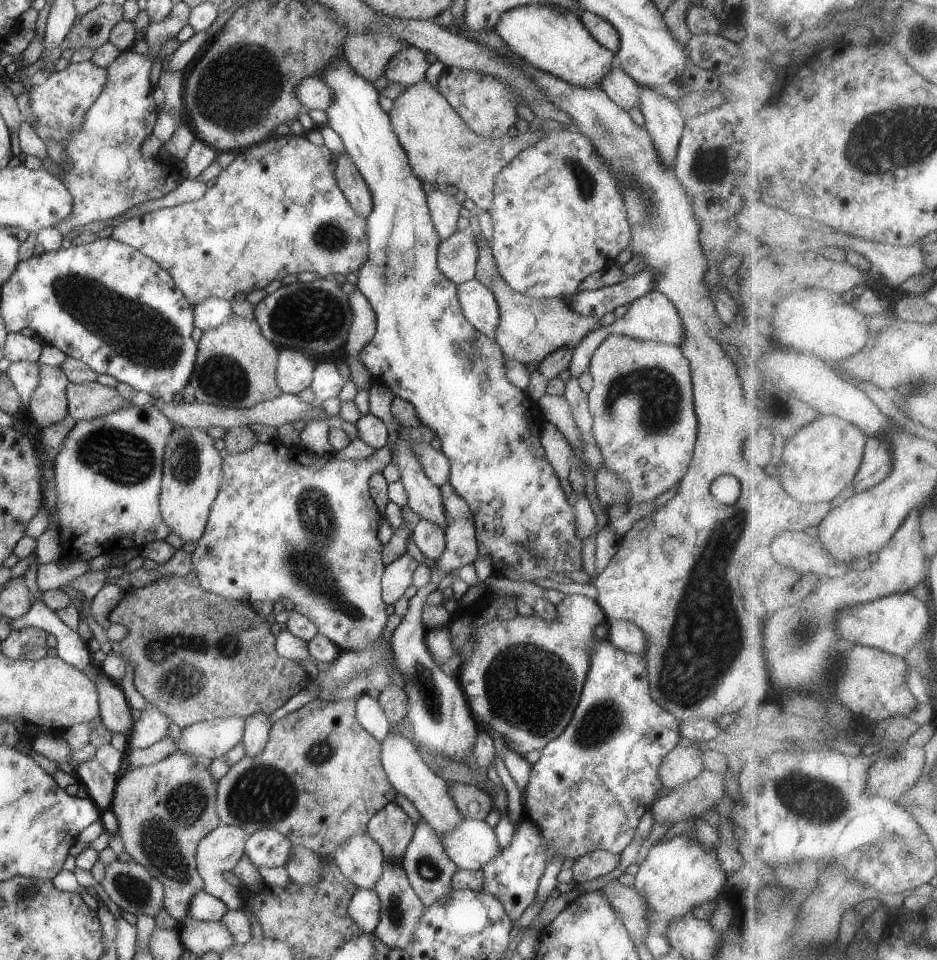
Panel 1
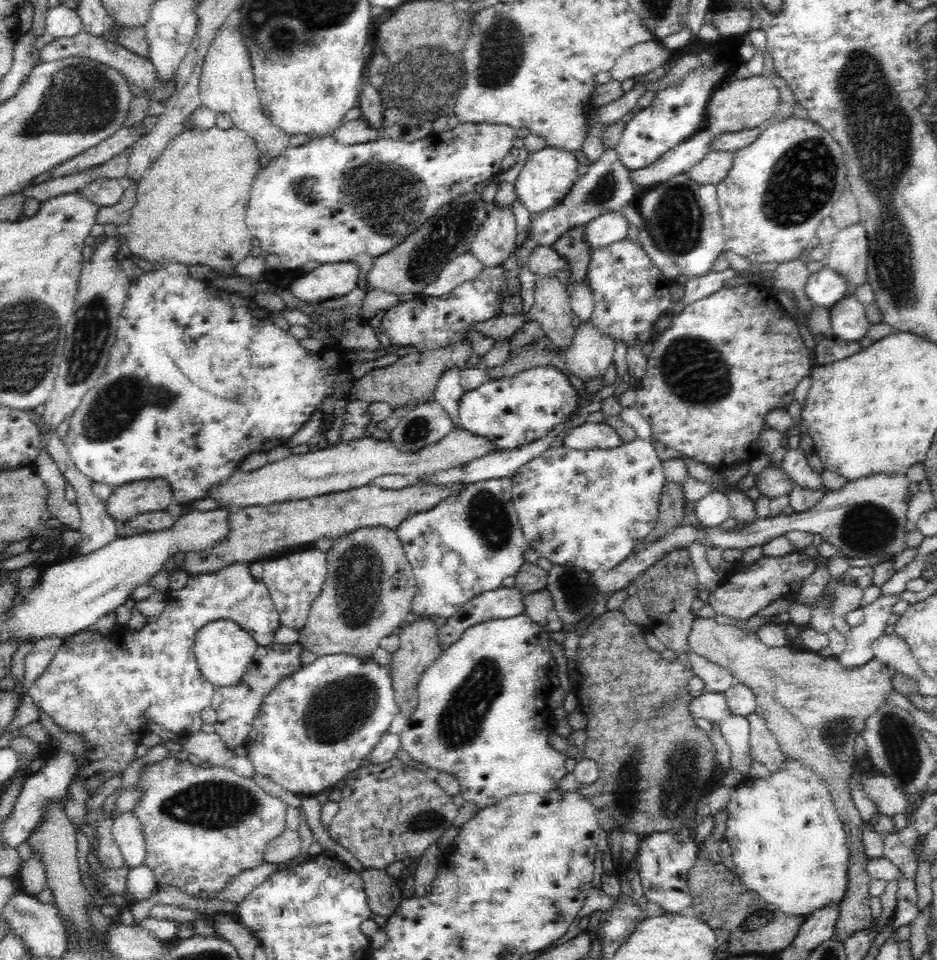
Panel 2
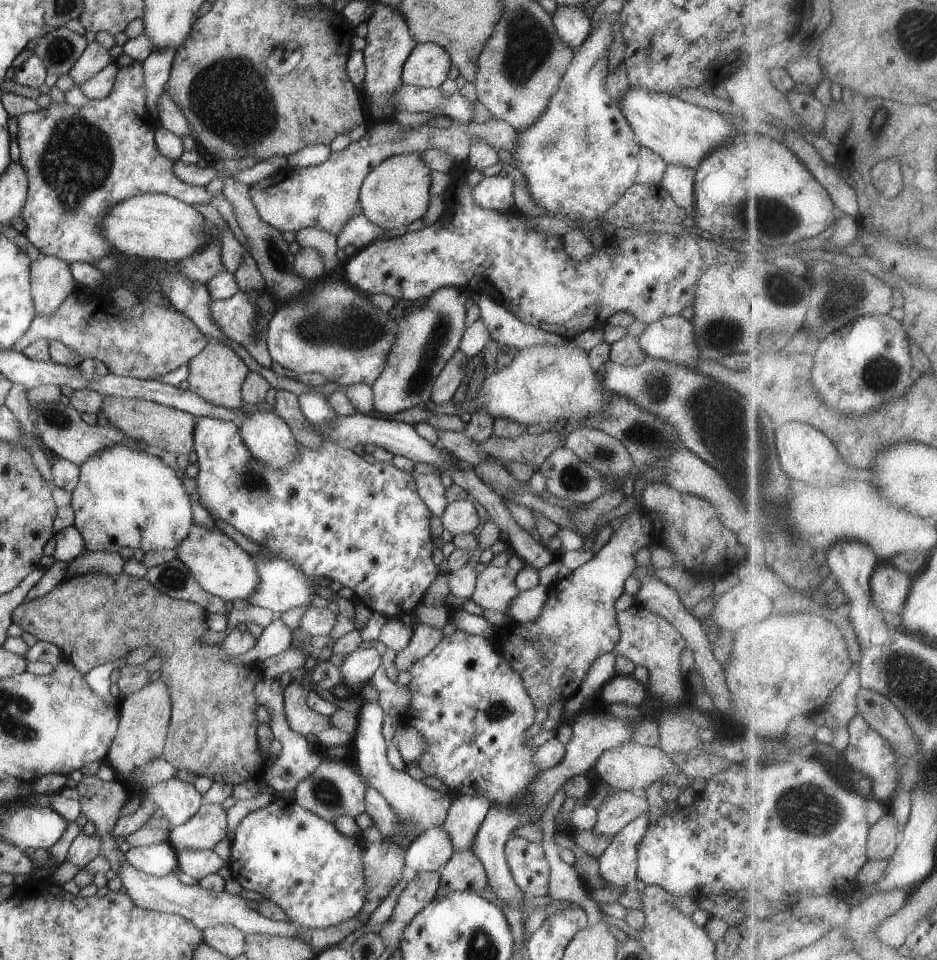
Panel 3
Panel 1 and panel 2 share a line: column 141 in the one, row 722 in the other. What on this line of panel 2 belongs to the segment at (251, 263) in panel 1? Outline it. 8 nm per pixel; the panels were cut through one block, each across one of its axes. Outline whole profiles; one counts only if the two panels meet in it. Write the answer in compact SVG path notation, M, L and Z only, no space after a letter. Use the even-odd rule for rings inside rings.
M272 642L268 646L258 646L240 684L229 688L215 688L211 703L211 708L217 713L217 722L213 725L214 733L220 736L222 743L228 749L244 745L244 742L248 740L252 722L258 716L266 695L276 688L276 684L280 684L280 680L291 676L303 666L300 659L303 650L303 646L299 643L278 644Z

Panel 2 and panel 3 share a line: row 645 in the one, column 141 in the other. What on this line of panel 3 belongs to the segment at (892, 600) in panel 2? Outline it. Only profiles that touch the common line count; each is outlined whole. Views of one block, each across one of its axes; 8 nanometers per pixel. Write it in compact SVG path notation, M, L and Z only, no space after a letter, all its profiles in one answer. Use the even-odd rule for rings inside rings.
M168 842L132 847L125 855L126 862L144 875L160 877L170 875L178 866L177 852Z

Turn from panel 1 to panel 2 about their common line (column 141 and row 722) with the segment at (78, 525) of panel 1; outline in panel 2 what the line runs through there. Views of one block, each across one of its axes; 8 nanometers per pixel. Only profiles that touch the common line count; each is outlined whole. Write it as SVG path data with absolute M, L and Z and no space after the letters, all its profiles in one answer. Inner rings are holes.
M525 613L508 617L507 619L488 620L480 624L472 625L467 628L460 638L447 647L444 647L440 656L426 669L417 685L418 705L415 712L408 717L407 724L400 734L402 749L406 751L416 762L422 762L436 772L447 772L453 774L460 783L460 793L466 802L472 802L480 810L488 806L494 806L512 795L521 795L526 793L544 793L550 790L558 789L560 778L566 776L564 767L568 756L555 750L549 744L549 737L552 732L549 730L550 709L547 707L546 700L549 694L554 691L550 686L550 672L548 671L549 663L553 655L550 651L550 638L547 628L534 622Z

